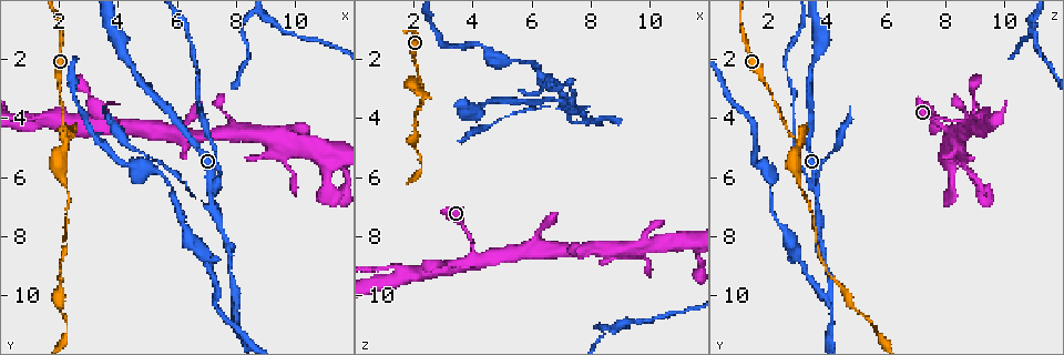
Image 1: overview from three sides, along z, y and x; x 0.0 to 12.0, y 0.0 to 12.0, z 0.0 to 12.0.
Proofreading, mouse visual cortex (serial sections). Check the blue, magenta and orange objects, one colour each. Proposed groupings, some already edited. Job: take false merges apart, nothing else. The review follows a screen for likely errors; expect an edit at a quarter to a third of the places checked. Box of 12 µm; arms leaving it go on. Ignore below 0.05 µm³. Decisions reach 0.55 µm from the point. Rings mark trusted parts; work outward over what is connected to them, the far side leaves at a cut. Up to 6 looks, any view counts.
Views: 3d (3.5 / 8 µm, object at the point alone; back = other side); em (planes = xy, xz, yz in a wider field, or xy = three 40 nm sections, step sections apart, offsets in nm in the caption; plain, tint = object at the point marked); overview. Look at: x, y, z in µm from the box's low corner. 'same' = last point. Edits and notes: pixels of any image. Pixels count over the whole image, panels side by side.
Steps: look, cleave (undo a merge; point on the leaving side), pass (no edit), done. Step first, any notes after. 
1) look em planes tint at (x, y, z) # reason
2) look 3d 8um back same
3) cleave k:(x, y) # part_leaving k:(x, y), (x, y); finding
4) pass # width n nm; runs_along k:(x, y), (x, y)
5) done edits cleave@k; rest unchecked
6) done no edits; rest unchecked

look 3d 3.5um at (1.5, 4.0, 9.1) # calibre changes

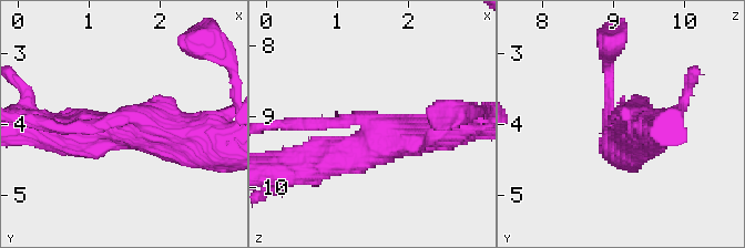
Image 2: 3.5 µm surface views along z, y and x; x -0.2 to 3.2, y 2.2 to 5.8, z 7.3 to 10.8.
look em xy step 1 tint at (1.55, 3.90, 9.15) # arms 3; arm_widths 150, 450, 500 nm; now the EM

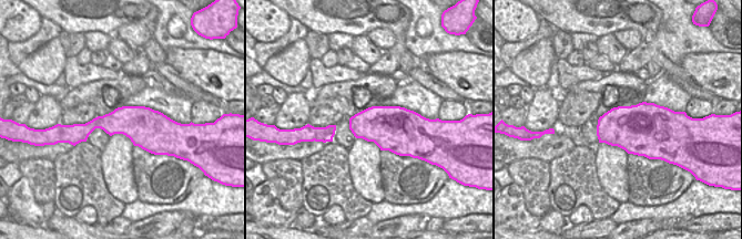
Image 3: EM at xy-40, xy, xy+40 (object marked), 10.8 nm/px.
look em xy step 3 tint same # cut it another way

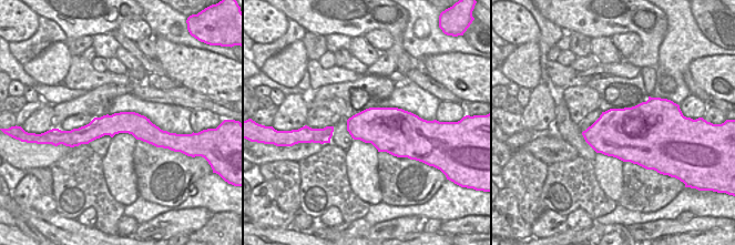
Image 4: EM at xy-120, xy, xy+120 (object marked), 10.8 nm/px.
pass # all the same cell

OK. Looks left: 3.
look 3d 8um at (2.3, 4.8, 3.0)

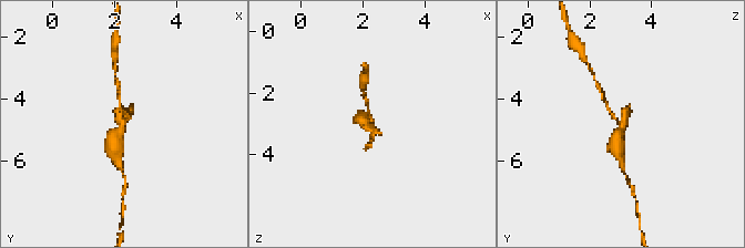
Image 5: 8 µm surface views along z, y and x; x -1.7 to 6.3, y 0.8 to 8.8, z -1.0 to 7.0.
look 3d 3.5um at (2.3, 4.8, 3.0) # zoom in

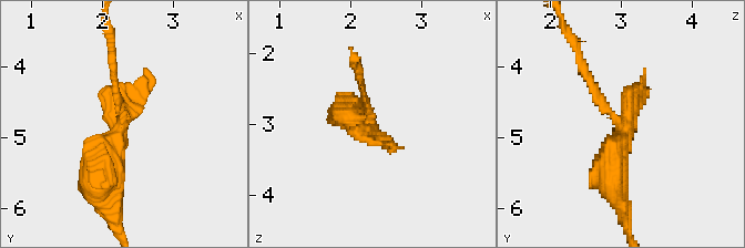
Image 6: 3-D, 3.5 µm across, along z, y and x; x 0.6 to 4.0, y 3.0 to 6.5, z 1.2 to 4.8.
look em planes tint at (2.25, 4.80, 3.05)

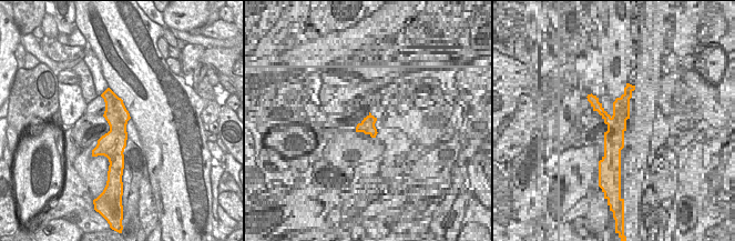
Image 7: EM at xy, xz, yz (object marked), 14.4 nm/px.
pass # width 340 nm; runs_along 6:(579, 64), (624, 128), (613, 189); one cell here

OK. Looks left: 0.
done no edits; rest unchecked

